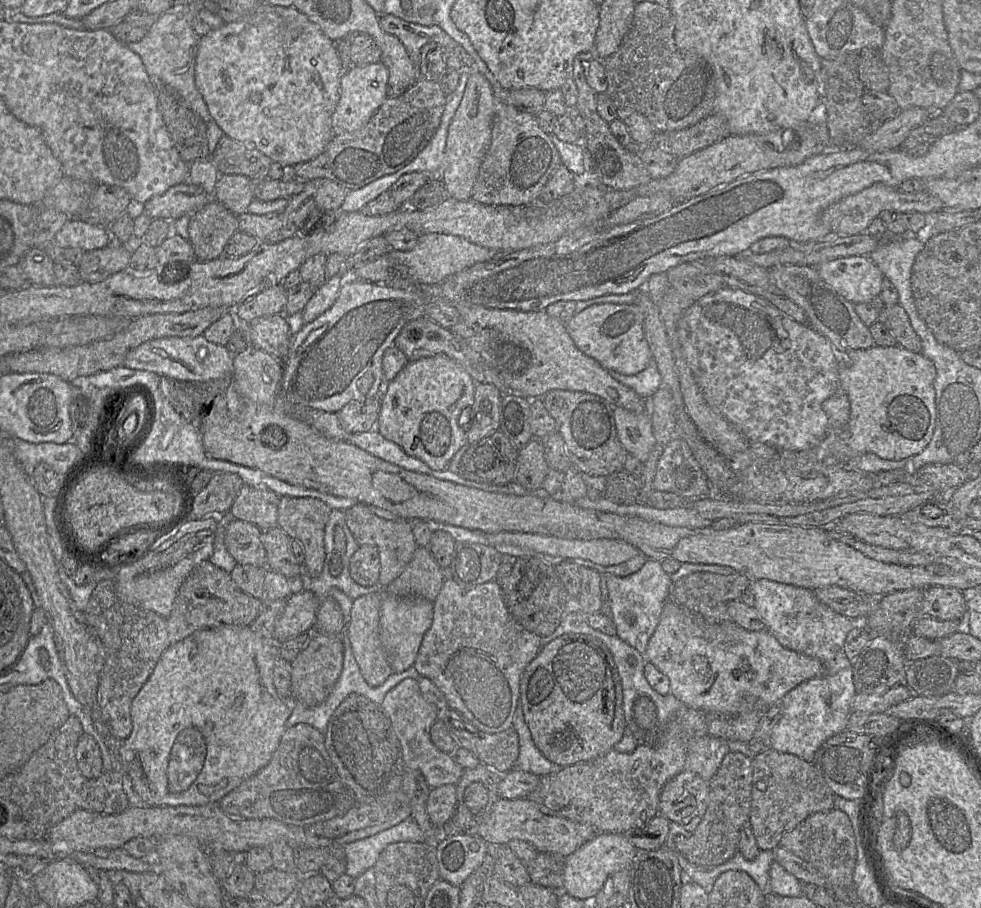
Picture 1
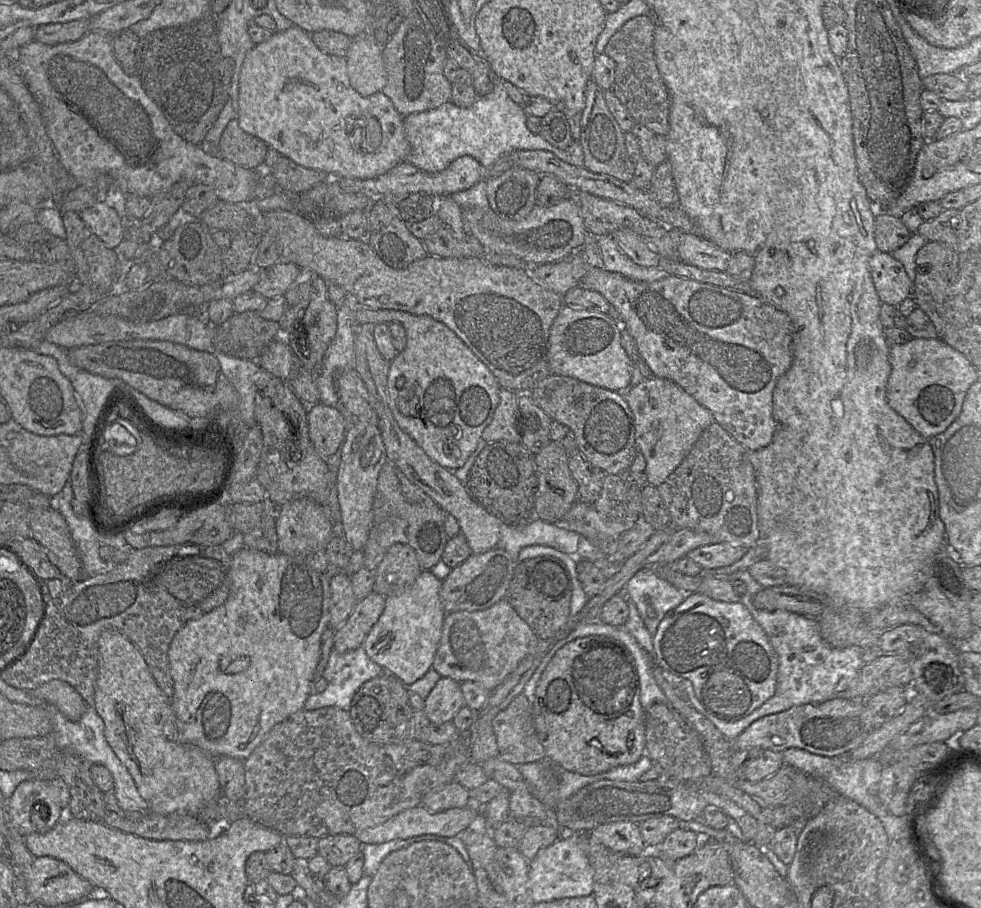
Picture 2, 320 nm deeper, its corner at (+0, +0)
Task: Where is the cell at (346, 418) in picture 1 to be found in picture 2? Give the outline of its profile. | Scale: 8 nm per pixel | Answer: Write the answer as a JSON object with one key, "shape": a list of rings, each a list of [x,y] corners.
{"shape":[[[321,403],[308,408],[309,436],[317,454],[328,460],[341,449],[347,431],[347,420],[342,412]]]}

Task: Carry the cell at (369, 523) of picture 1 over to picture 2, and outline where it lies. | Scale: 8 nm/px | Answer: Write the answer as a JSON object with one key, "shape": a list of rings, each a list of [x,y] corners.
{"shape":[[[391,462],[381,469],[373,503],[373,521],[362,549],[363,567],[374,571],[387,550],[394,544],[409,545],[416,553],[420,567],[429,571],[439,560],[448,540],[444,529],[444,512],[437,503],[414,485]]]}

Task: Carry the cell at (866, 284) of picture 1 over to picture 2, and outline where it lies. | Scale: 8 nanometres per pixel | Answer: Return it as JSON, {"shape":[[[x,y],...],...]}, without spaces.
{"shape":[[[876,251],[869,259],[869,270],[882,303],[899,306],[910,296],[913,282],[903,264],[891,254]]]}

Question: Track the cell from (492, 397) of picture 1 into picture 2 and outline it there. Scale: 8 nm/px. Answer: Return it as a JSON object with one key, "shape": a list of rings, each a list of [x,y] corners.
{"shape":[[[500,389],[499,404],[491,423],[482,433],[482,440],[487,443],[495,441],[521,443],[521,435],[517,428],[518,399],[518,393]]]}

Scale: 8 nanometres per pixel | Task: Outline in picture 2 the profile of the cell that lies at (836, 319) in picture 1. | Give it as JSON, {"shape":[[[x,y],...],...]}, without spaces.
{"shape":[[[682,233],[678,250],[680,261],[705,270],[726,272],[732,258],[710,240],[690,233]]]}

